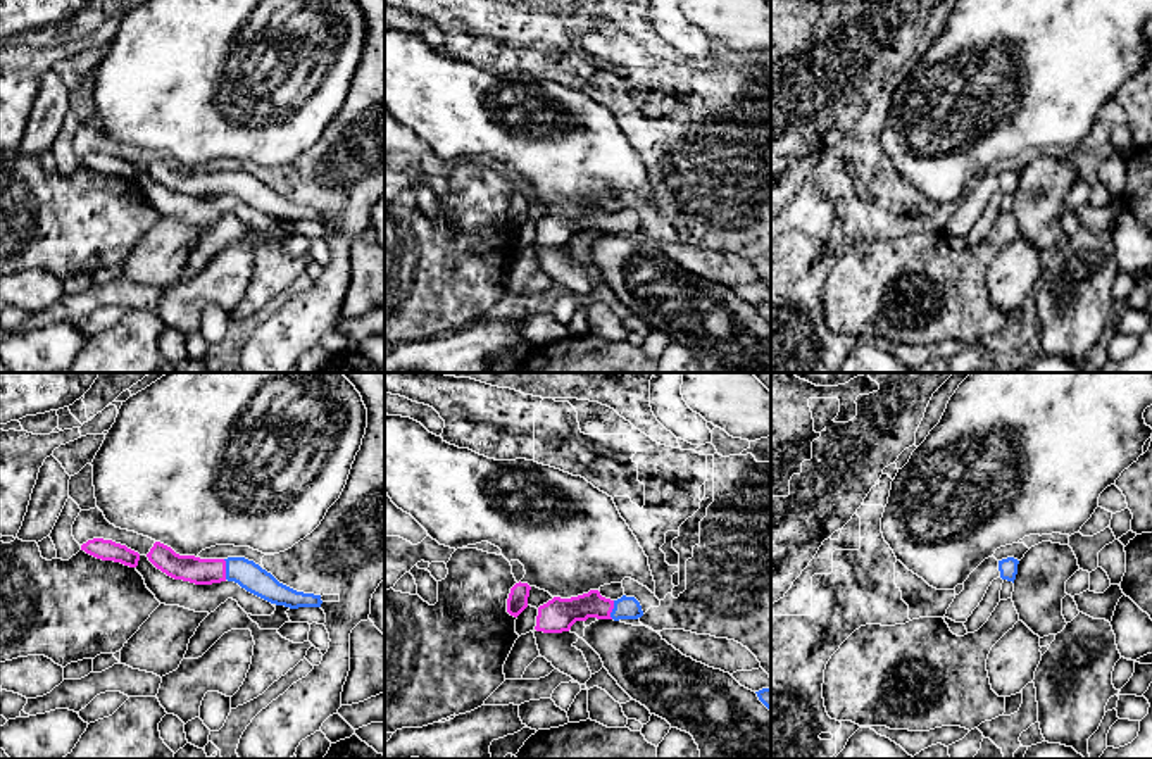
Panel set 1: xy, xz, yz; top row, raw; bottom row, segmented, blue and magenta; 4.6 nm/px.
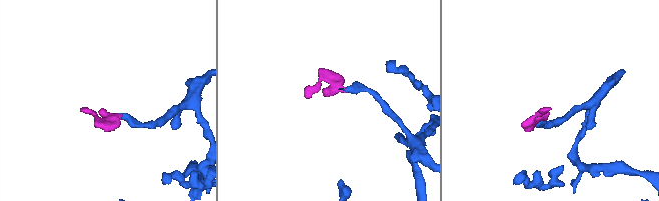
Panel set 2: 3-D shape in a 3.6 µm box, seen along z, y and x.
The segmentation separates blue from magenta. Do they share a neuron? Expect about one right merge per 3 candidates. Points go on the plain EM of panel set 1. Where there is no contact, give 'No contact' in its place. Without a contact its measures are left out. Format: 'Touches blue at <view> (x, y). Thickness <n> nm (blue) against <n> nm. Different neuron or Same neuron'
Touches blue at xy (226, 183). Thickness 130 nm (blue) against 130 nm. Same neuron

